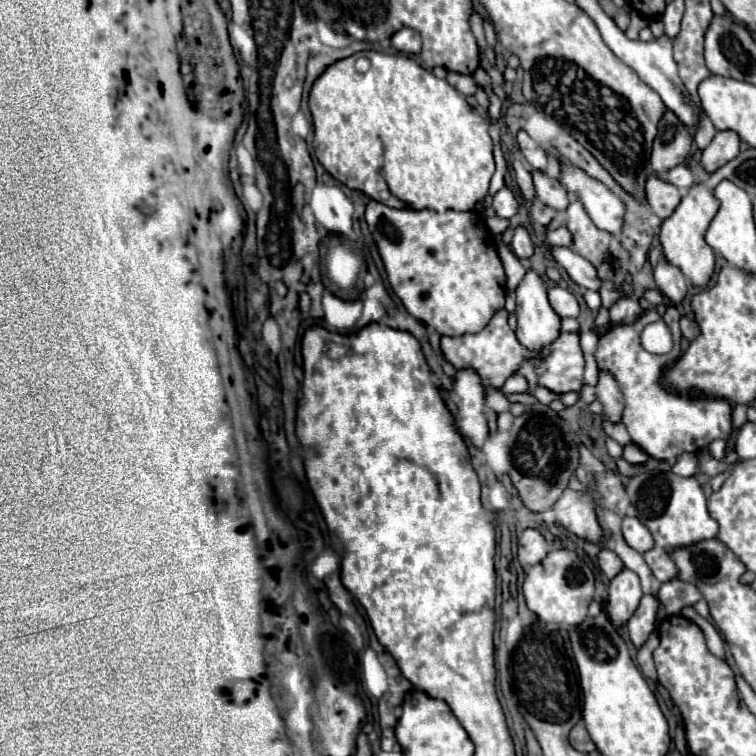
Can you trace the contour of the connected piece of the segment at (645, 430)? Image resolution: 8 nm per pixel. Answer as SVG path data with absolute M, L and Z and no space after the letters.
M668 307L664 313L664 321L672 333L674 347L666 355L648 353L640 345L640 333L648 323L658 321L660 315L656 309L646 309L634 323L628 325L612 325L598 339L596 347L596 363L606 373L610 373L620 389L624 391L624 425L642 451L646 451L654 459L676 463L678 455L710 445L714 439L728 439L732 433L732 407L726 399L708 399L708 397L682 397L678 393L670 393L660 385L660 377L668 363L674 363L680 357L680 313L676 307Z

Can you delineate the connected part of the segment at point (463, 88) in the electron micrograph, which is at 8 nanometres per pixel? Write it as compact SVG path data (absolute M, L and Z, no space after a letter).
M448 71L446 81L448 81L456 91L460 91L462 95L474 95L474 93L476 93L476 83L474 83L474 79L472 79L470 75L460 75L460 73Z

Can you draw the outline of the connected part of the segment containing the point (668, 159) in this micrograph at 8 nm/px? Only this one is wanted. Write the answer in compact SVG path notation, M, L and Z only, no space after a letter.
M666 111L658 123L658 135L654 139L652 157L650 157L652 167L660 173L676 165L682 165L684 159L688 157L690 145L692 145L692 135L688 127L672 111Z

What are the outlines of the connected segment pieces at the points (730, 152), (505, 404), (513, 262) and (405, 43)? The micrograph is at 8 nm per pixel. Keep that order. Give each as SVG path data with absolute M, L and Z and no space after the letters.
M718 131L712 143L702 151L702 169L714 173L740 153L740 137L734 131Z
M486 387L486 397L484 399L486 399L486 407L496 411L496 413L502 413L502 411L510 409L510 401L506 399L506 395L500 389Z
M498 243L498 255L500 255L500 259L502 259L502 265L504 265L504 269L506 269L506 287L510 289L510 291L516 291L516 287L520 285L520 281L524 279L524 275L526 275L526 269L522 267L522 263L518 261L518 257L510 251L510 247L506 247L506 245L502 245L502 243Z
M408 27L400 29L396 35L392 35L392 47L400 53L408 53L408 55L420 55L422 51L422 41L420 35Z

